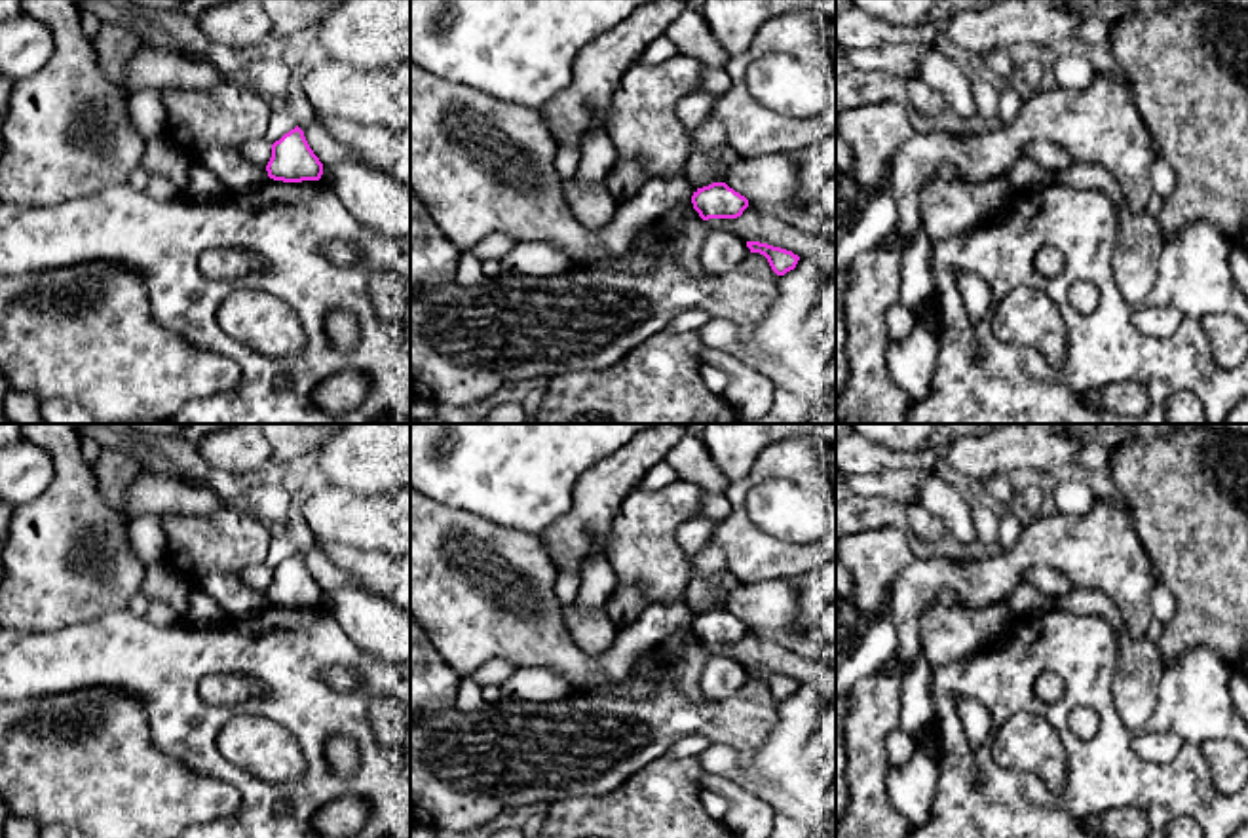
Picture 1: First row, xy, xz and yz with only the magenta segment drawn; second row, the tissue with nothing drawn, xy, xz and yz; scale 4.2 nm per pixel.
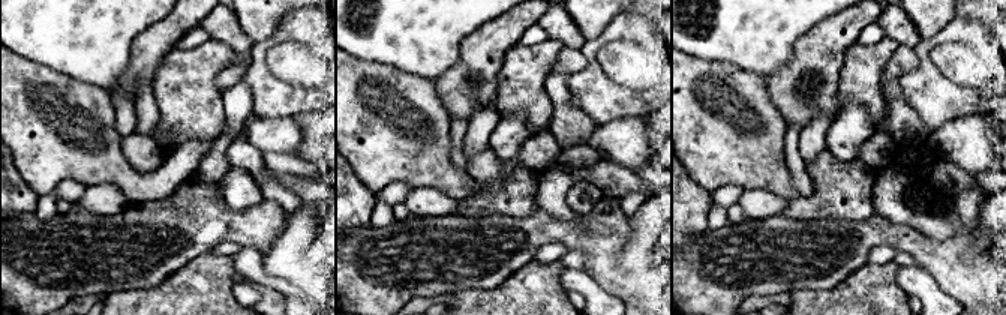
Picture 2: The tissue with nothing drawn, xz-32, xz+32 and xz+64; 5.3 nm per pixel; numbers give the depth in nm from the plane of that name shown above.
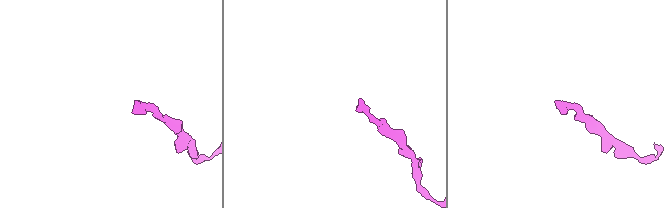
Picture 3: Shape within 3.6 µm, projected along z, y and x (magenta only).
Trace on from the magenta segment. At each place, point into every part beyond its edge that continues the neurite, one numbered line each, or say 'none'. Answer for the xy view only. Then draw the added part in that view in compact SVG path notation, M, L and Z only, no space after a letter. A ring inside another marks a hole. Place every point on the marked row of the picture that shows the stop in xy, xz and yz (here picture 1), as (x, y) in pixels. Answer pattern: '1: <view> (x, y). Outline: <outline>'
none

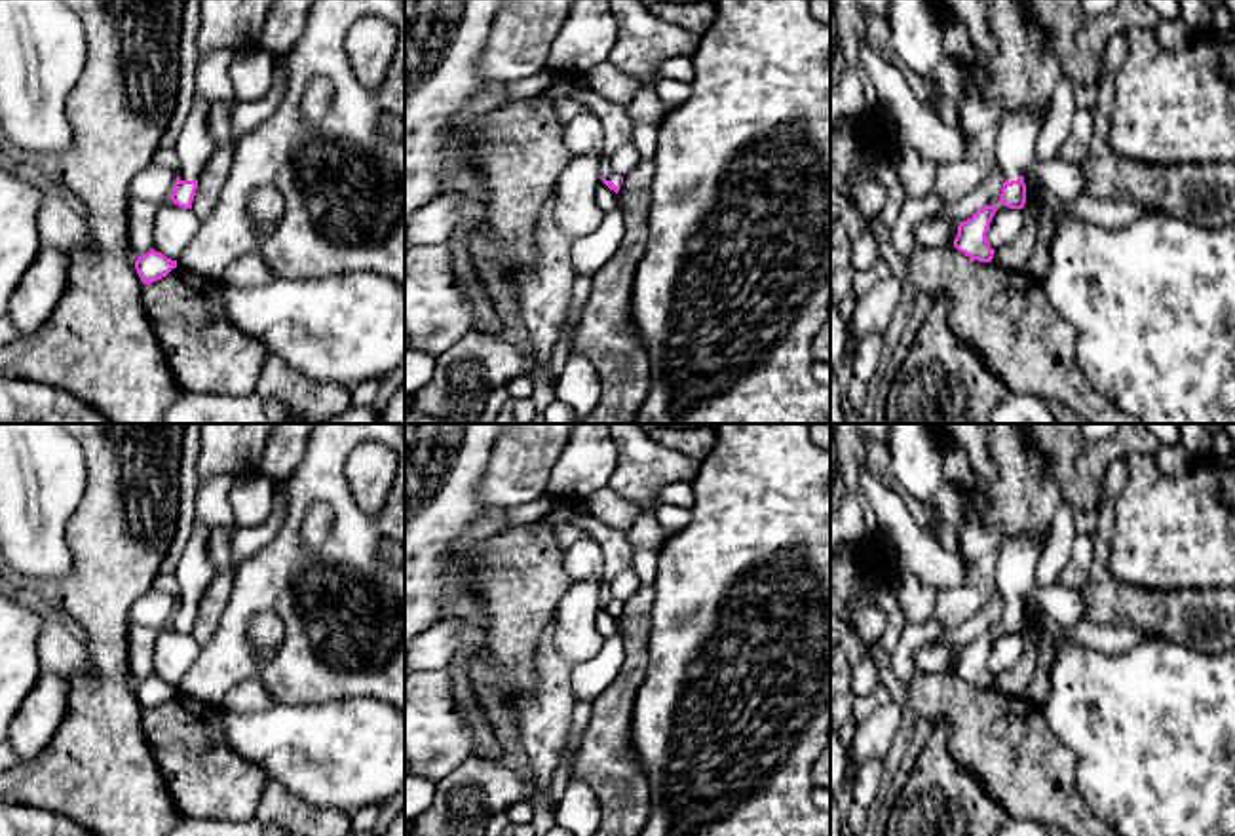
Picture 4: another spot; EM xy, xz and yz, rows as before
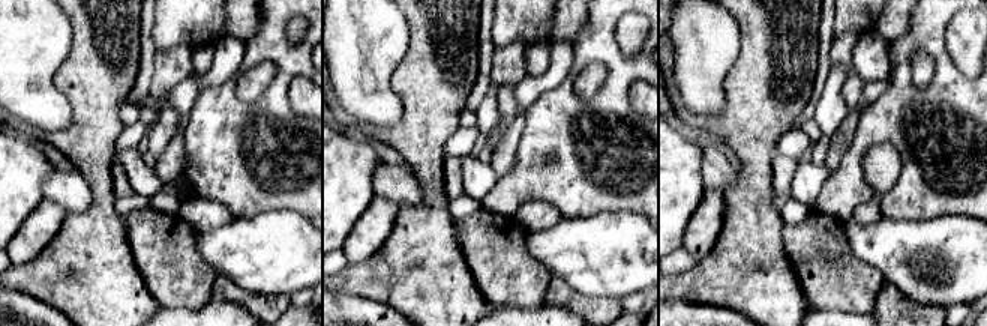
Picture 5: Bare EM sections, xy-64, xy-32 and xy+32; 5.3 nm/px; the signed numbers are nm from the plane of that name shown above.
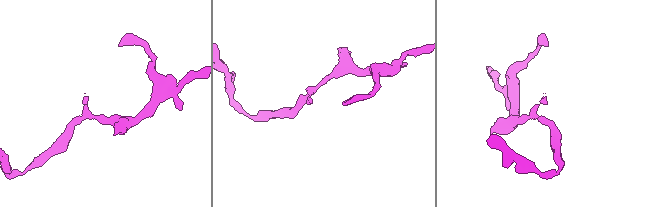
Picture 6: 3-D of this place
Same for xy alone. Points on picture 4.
1: xy (194, 147). Outline: M196 99L179 133L175 154L180 165L180 180L196 180L215 152L215 142L207 131L211 103Z

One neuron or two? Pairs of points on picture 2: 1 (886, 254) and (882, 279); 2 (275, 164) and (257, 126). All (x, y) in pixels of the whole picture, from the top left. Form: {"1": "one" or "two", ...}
{"1": "two", "2": "two"}

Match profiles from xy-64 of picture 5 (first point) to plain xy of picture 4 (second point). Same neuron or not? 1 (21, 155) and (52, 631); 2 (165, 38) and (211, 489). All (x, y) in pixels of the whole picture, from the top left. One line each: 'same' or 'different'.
1: different
2: different

